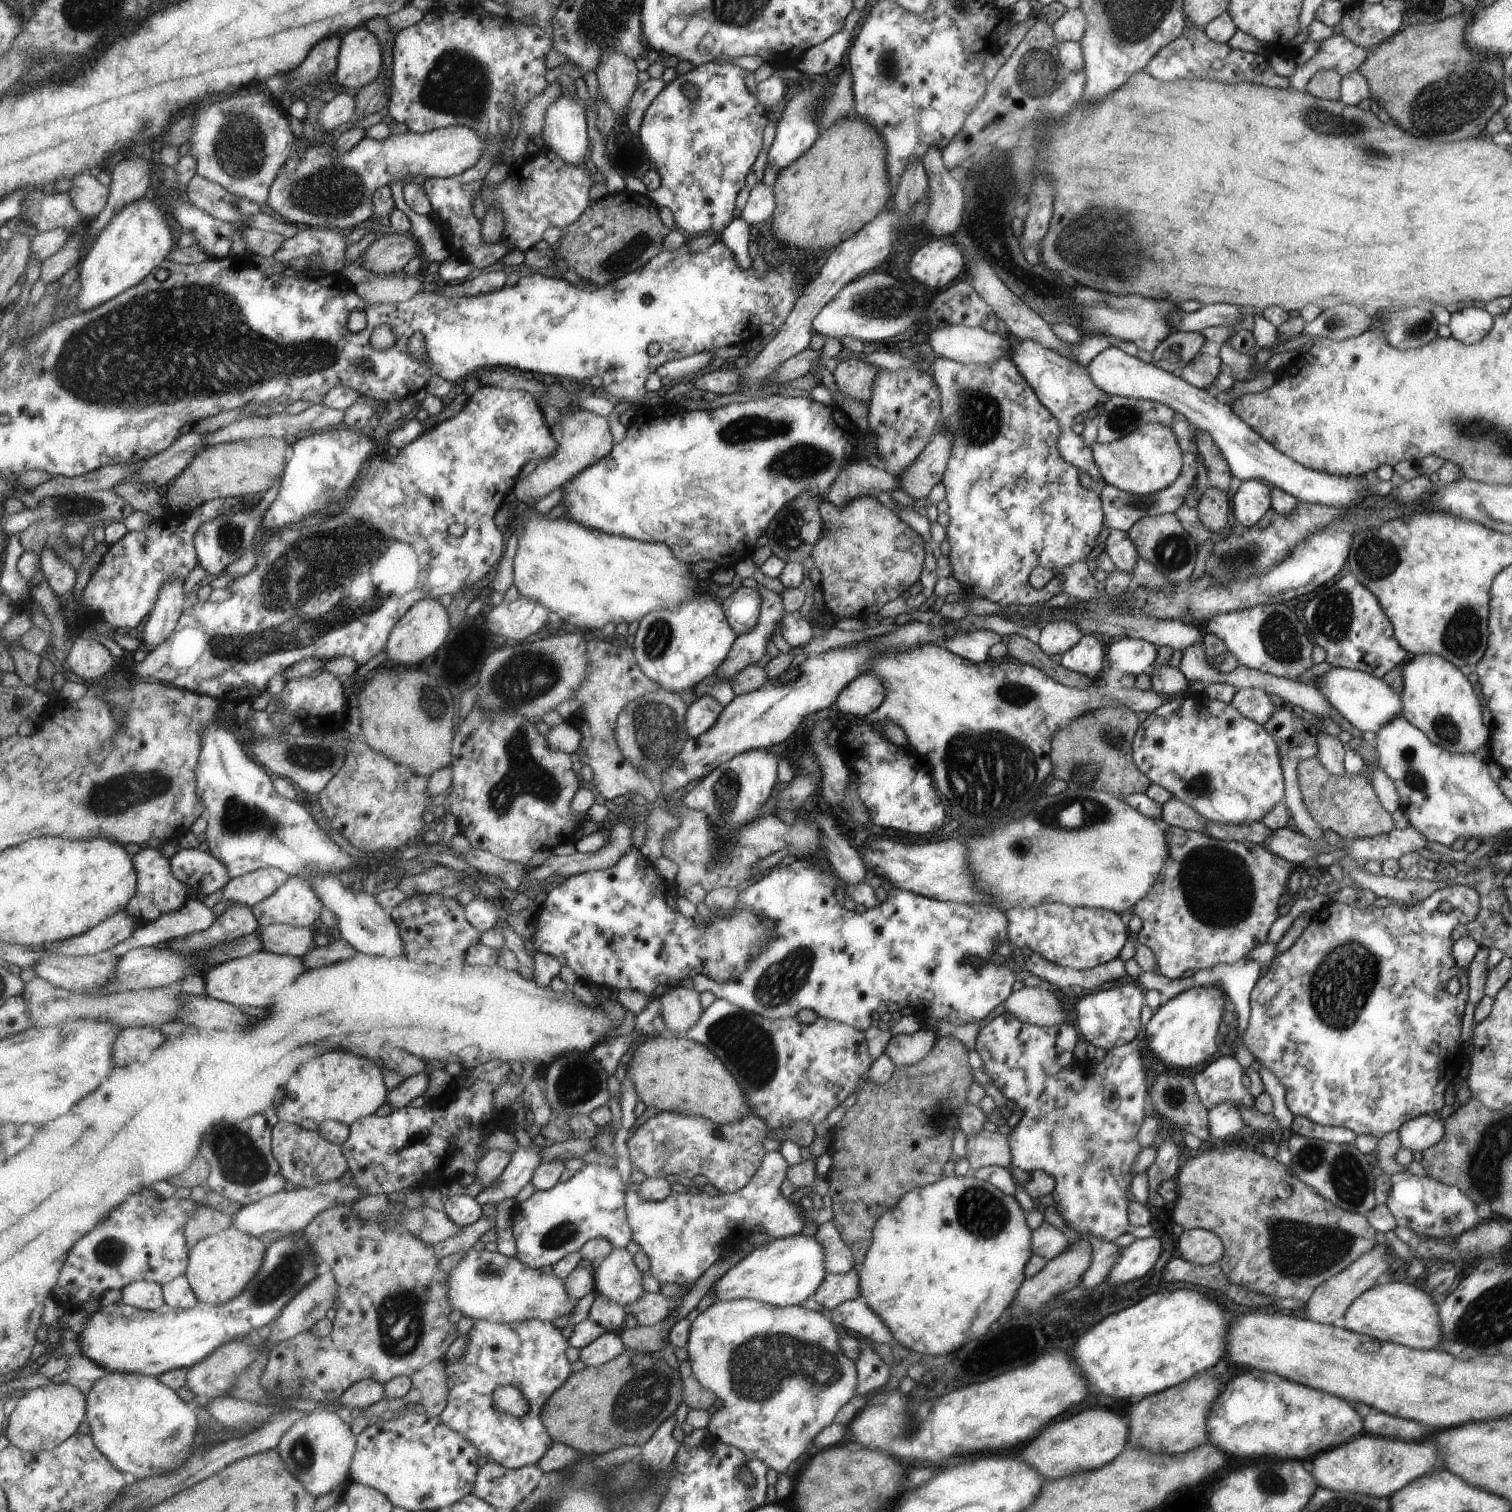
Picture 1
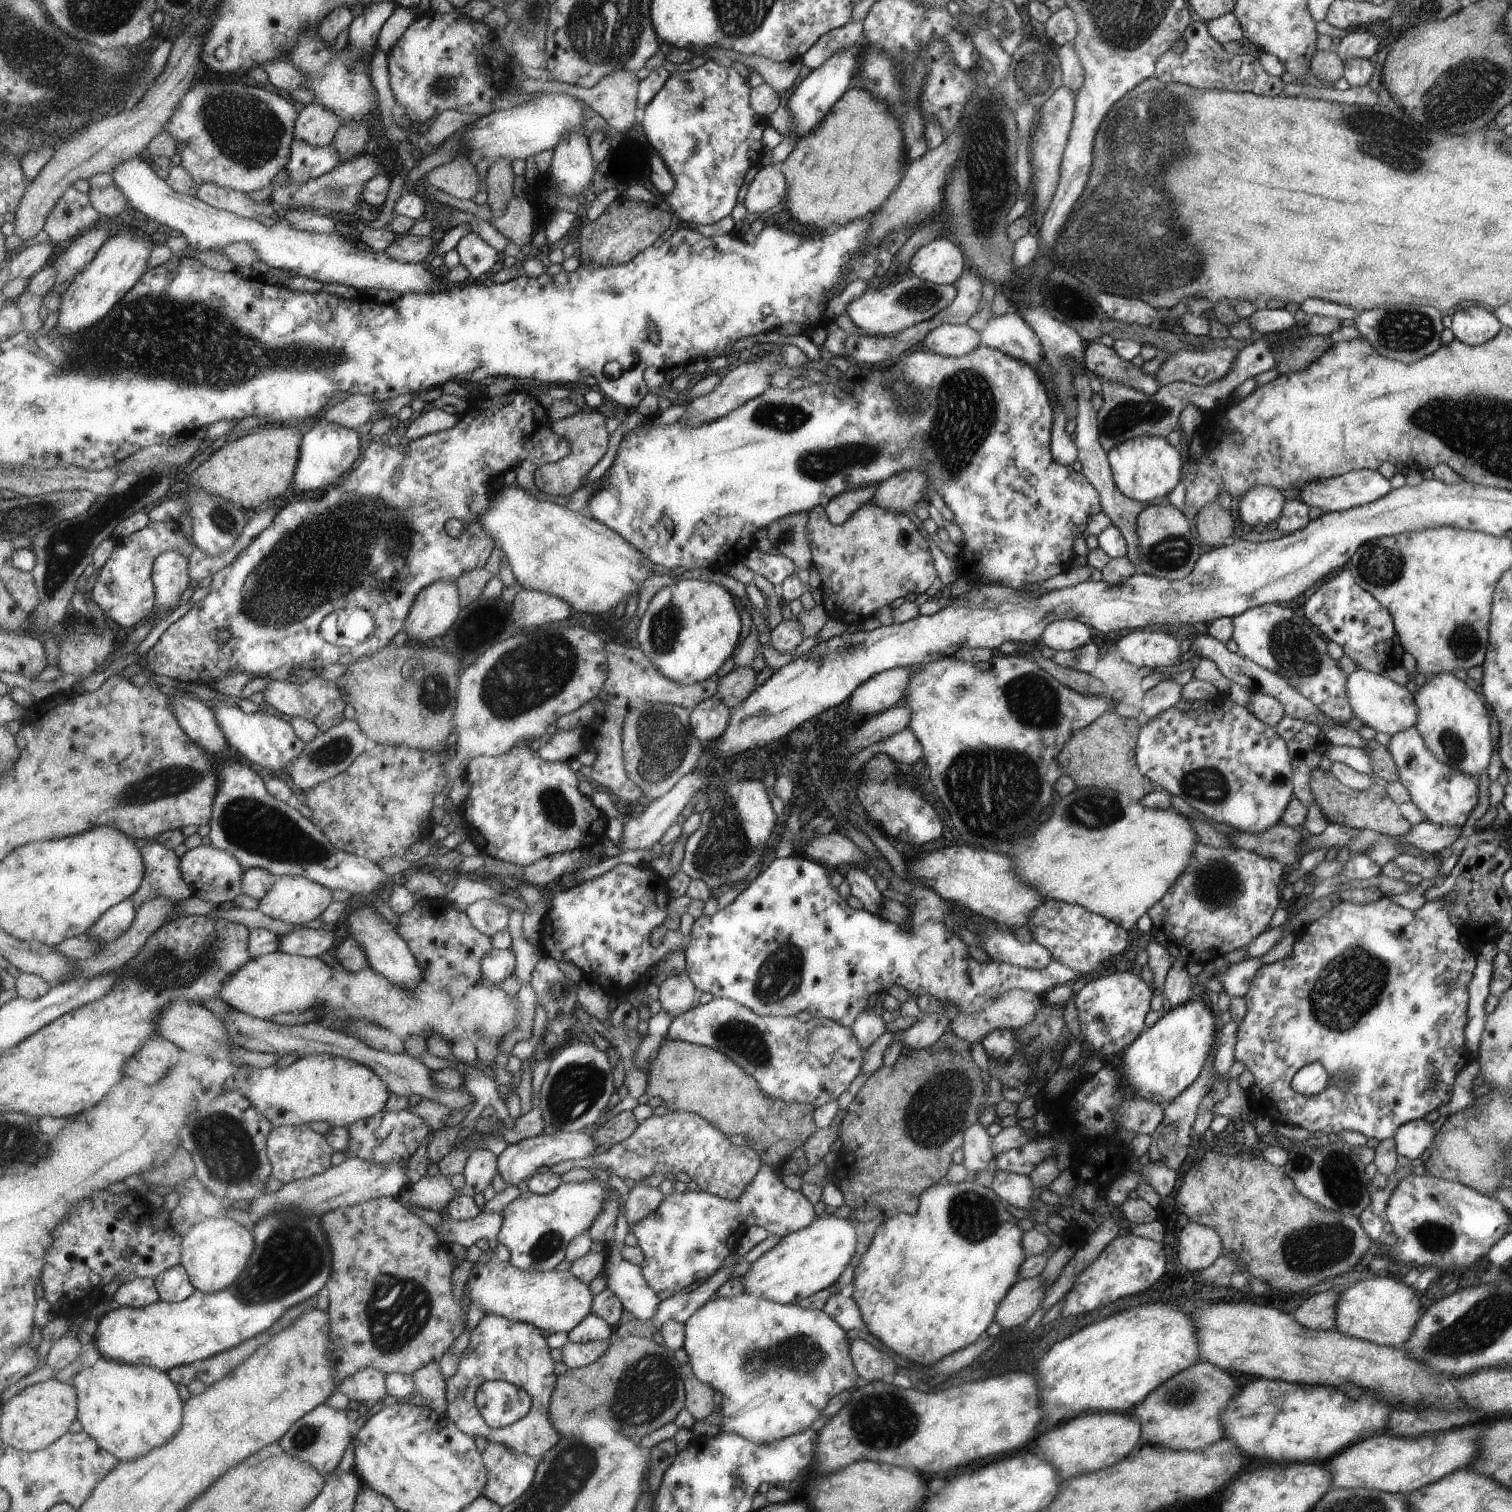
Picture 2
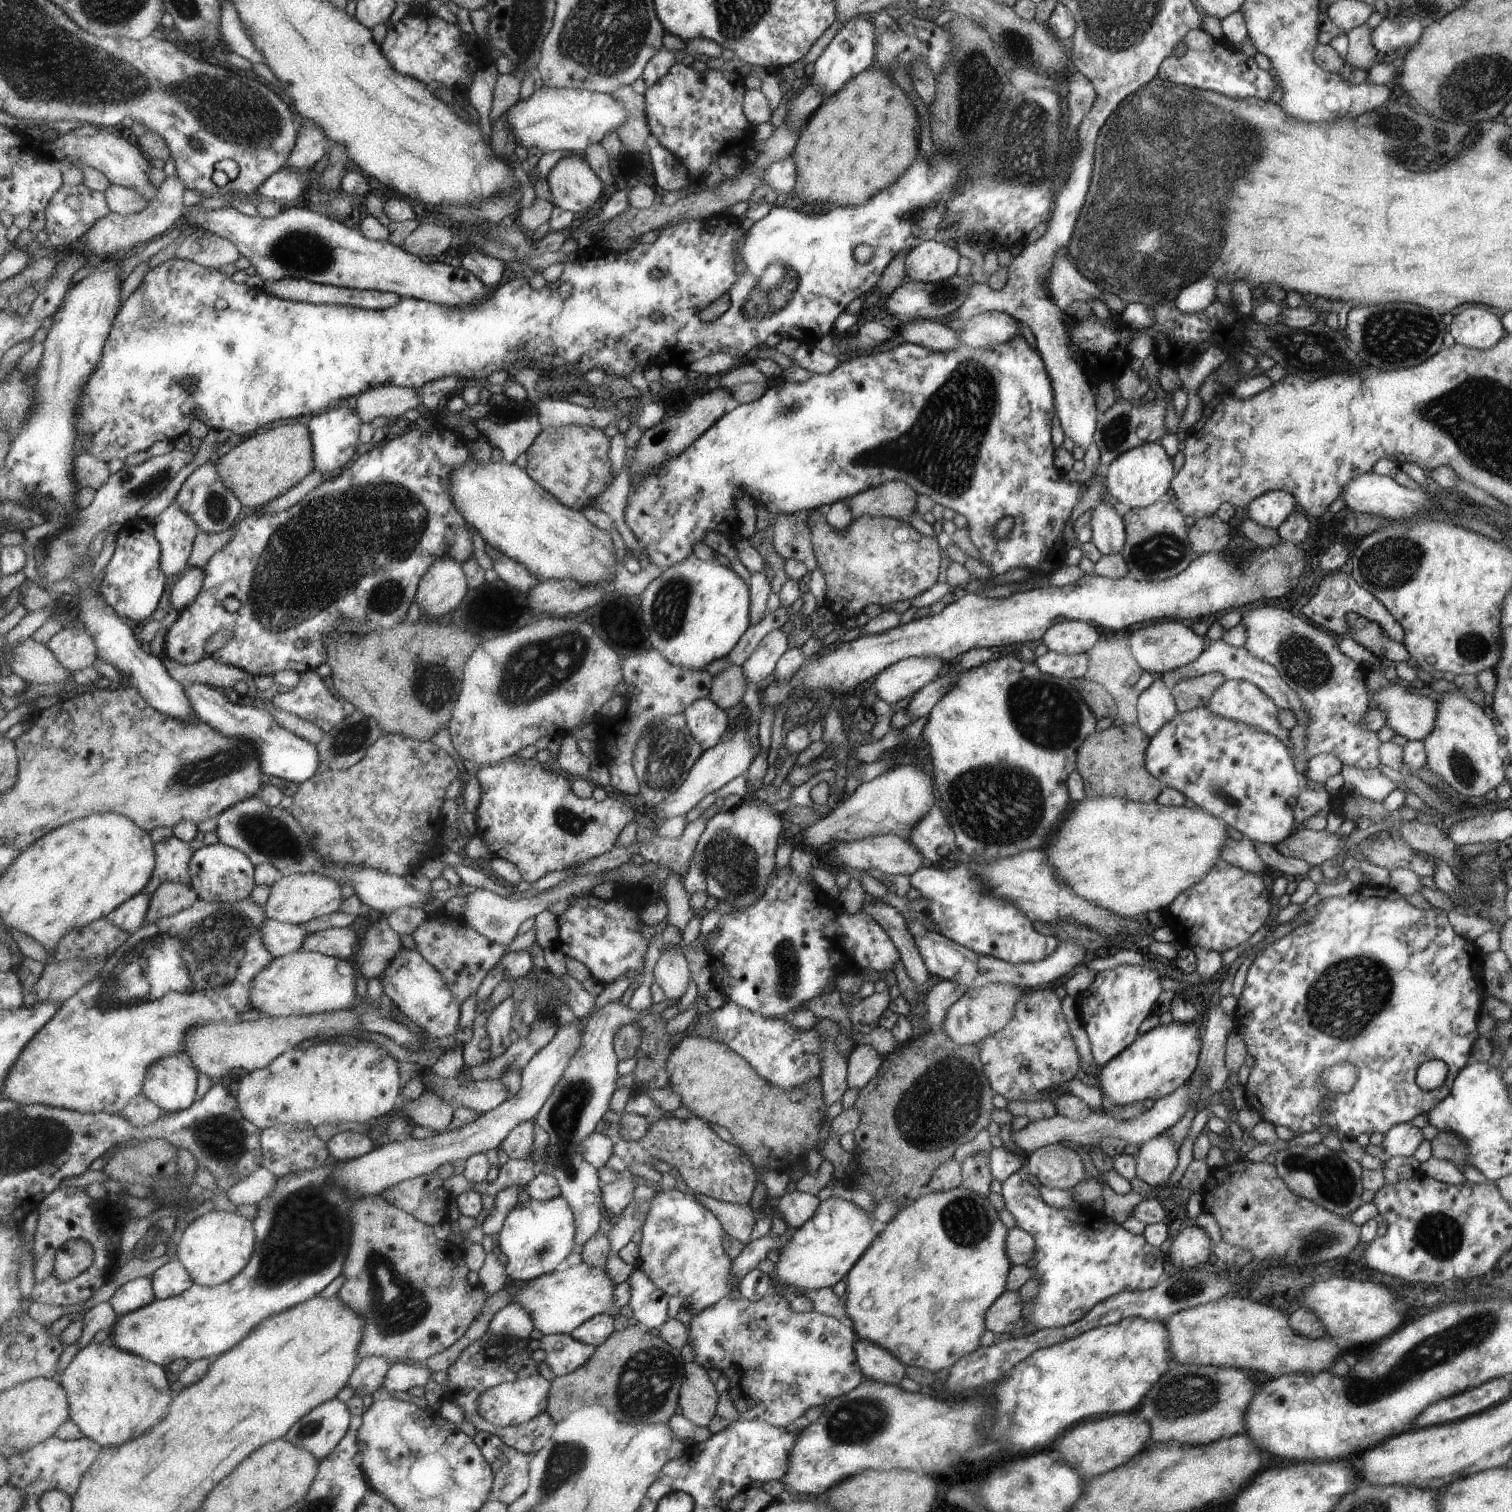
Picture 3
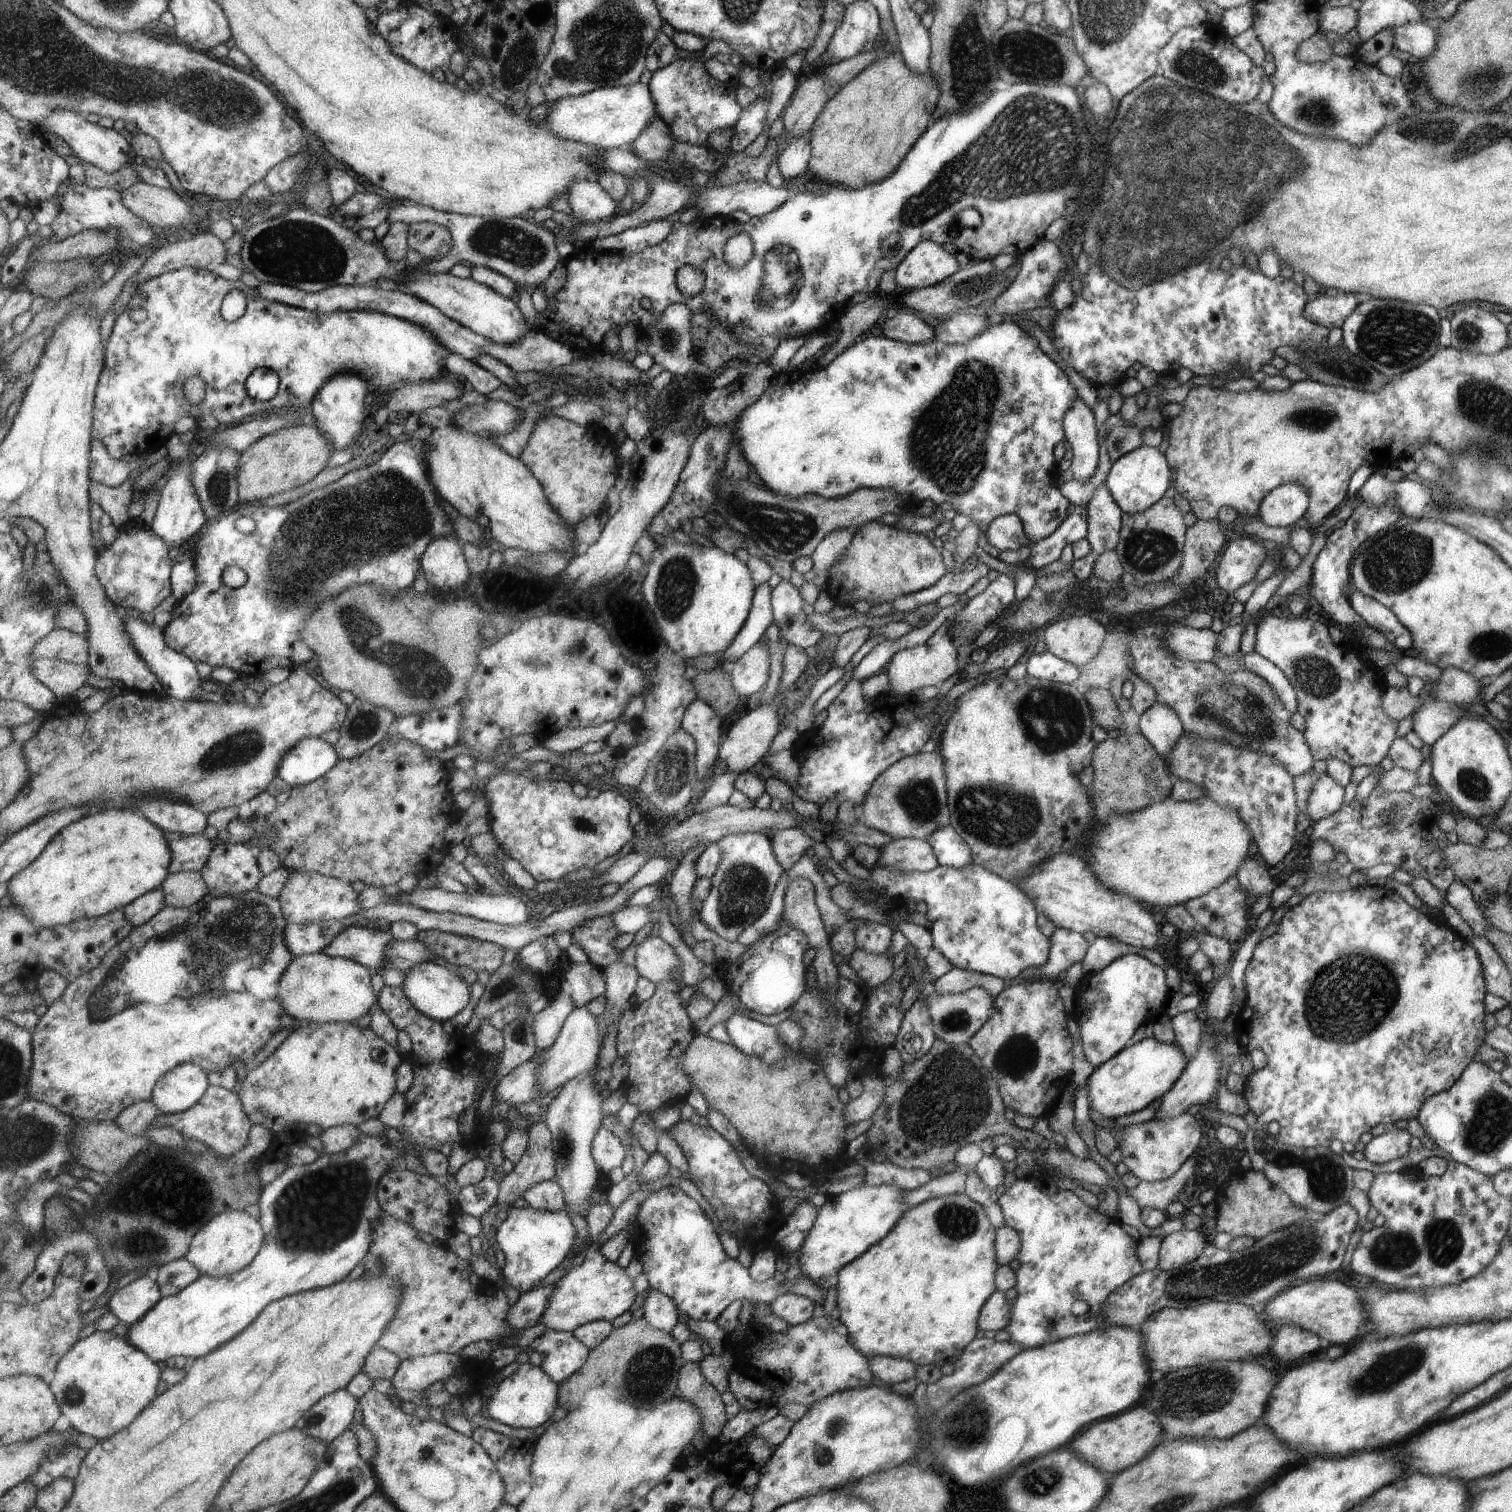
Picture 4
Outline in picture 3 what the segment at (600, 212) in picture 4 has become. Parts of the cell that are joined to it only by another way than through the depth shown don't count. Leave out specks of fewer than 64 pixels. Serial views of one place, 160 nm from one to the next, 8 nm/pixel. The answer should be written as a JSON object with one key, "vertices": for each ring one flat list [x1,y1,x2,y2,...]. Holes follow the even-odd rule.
{"vertices":[[579,155,563,157,553,167,547,182,552,194,549,200,554,206,574,213,586,212,609,193,591,165]]}

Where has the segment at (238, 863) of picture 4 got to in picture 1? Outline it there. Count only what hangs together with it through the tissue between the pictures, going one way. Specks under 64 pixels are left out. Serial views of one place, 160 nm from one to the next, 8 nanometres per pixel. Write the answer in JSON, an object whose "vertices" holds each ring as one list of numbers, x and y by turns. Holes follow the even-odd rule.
{"vertices":[[183,849,172,858,174,875,206,898,225,888,232,879,229,867,210,850]]}

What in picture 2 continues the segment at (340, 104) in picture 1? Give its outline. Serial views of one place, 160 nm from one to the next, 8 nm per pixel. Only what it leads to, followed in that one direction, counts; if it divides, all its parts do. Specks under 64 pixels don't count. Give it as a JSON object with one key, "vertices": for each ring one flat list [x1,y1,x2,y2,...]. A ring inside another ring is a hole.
{"vertices":[[313,102,300,111,294,133,297,139,303,139,313,146,324,147,332,144,343,124,344,120,334,110]]}

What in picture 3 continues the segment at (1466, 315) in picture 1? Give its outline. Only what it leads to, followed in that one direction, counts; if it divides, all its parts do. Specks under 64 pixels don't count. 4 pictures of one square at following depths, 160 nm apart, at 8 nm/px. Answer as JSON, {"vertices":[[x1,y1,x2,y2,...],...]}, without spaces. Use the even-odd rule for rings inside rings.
{"vertices":[[1471,306,1452,316,1447,331,1458,345,1481,350,1493,347,1506,335,1499,318,1481,306]]}

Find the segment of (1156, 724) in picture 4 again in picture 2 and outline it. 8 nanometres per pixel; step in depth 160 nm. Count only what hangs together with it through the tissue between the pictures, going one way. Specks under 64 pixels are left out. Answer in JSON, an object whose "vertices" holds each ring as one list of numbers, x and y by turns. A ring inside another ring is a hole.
{"vertices":[[1171,679,1159,681,1144,692,1140,710,1149,720,1152,716,1155,716,1155,713,1170,707,1180,699,1179,692,1181,692,1182,686]]}

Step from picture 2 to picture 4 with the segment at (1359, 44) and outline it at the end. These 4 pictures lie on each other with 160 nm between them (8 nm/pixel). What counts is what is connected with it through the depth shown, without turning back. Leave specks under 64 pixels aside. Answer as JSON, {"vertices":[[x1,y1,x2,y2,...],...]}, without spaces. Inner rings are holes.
{"vertices":[[1424,20,1393,25,1393,44,1395,48,1411,54,1420,60,1428,59,1436,43,1435,31,1424,23]]}

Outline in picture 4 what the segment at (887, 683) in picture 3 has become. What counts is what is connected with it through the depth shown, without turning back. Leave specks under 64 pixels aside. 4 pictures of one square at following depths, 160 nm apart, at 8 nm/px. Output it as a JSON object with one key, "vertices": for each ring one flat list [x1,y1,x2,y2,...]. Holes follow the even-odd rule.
{"vertices":[[947,626,936,627,925,642,910,649,901,649,890,656,883,670,888,676,888,688,893,693,905,694,927,685,939,685,959,671,956,666,956,649,957,646,948,635]]}

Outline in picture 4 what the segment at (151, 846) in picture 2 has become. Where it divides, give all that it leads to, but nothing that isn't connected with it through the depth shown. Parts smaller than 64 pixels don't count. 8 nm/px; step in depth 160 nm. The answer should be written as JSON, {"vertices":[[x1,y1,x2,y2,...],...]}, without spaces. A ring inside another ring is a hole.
{"vertices":[[166,831,174,858,170,864,170,874,181,871,200,871,206,866,217,844,205,834,188,835]]}

